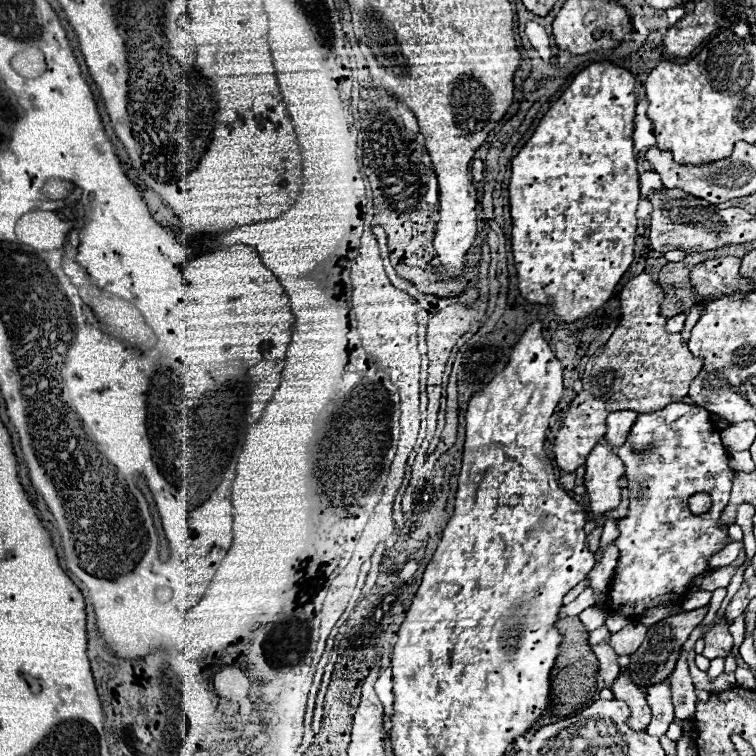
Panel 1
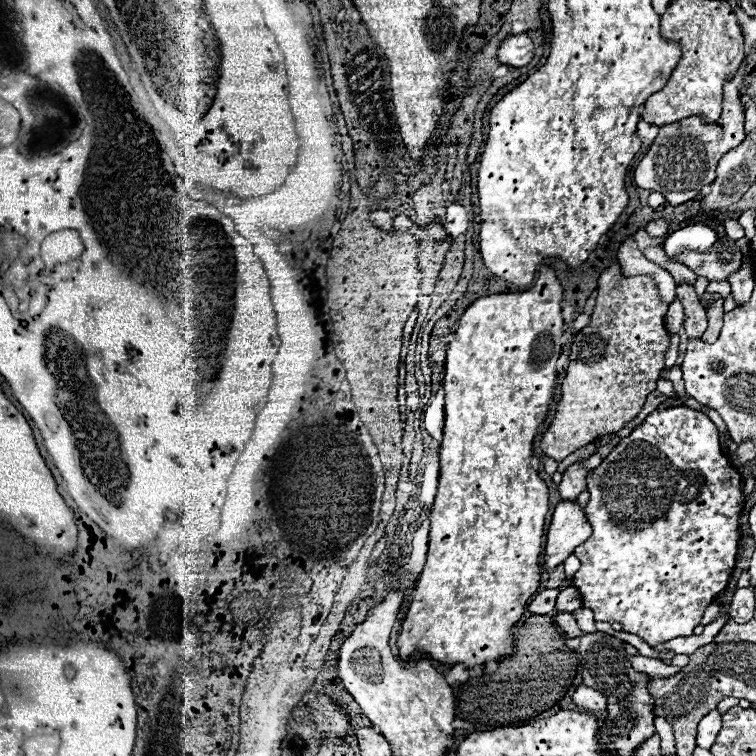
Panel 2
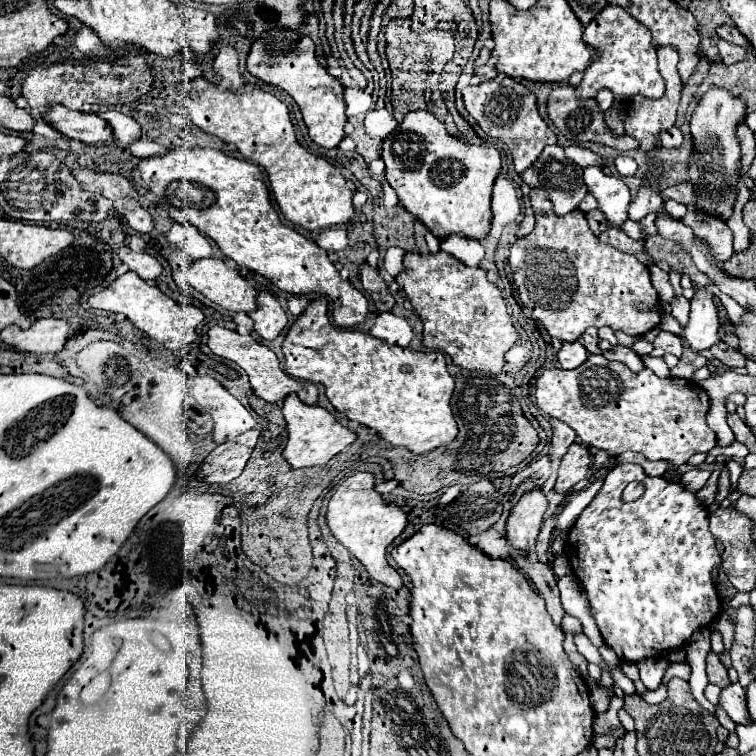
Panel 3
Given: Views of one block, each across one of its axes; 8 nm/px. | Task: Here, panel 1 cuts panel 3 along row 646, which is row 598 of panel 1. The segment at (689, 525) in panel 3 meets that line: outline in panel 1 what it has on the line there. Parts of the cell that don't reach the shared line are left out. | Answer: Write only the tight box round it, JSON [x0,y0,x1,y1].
[610,402,734,618]

